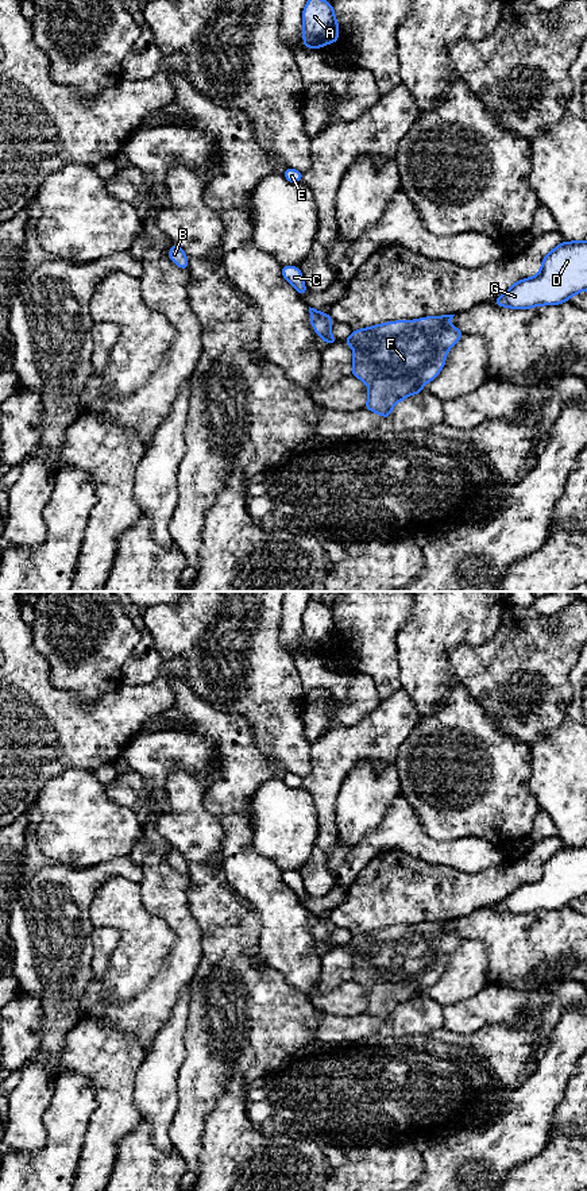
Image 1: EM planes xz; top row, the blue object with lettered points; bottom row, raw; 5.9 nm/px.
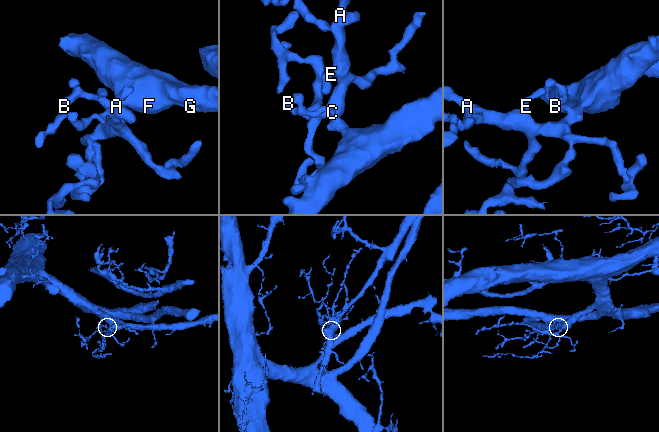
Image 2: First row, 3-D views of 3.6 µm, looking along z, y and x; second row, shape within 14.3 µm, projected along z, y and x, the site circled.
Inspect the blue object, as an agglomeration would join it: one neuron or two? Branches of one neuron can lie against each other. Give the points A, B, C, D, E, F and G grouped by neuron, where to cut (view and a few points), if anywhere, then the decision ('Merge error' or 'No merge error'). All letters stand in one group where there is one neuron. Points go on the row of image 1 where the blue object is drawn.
Groups: A B C D E F G. No split. No merge error

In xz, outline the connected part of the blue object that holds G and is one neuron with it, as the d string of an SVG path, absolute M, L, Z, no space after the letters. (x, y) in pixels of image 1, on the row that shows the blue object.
M587 240L557 244L541 261L540 271L517 281L493 302L510 309L559 305L587 290Z

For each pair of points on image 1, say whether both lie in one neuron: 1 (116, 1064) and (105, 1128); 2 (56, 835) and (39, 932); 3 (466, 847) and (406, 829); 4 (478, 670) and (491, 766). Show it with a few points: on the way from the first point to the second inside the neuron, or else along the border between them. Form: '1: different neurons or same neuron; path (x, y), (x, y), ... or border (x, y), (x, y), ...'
1: same neuron; path (115, 1080), (115, 1112)
2: different neurons; border (58, 863), (89, 868)
3: same neuron; path (451, 848), (428, 848), (421, 843)
4: different neurons; border (462, 685), (502, 733)

